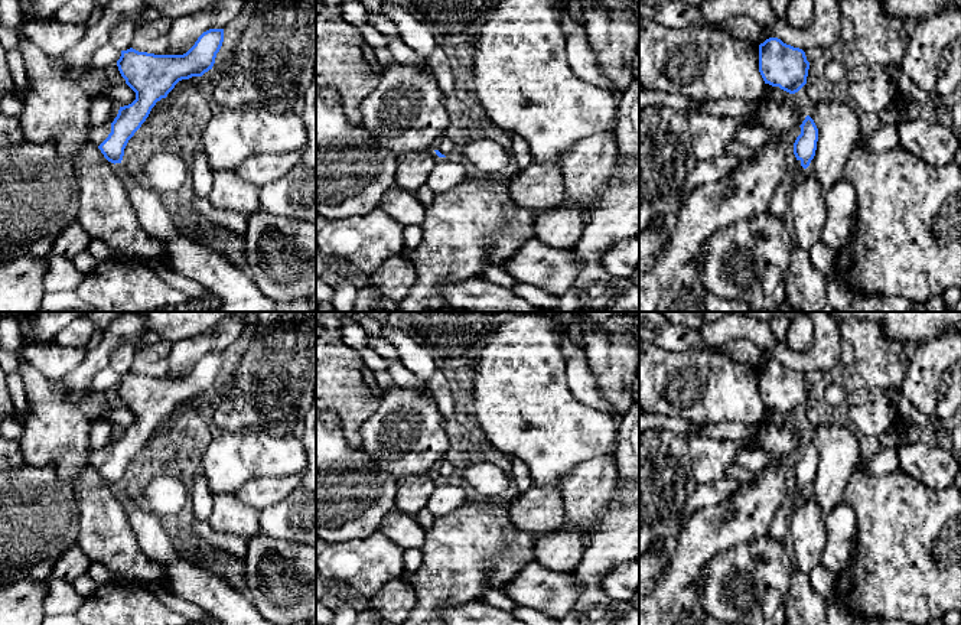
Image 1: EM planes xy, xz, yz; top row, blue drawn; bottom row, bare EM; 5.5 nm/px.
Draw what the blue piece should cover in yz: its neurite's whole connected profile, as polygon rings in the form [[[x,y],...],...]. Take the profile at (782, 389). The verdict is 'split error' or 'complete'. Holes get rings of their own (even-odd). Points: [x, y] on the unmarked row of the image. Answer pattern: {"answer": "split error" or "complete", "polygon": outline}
{"answer": "complete", "polygon": [[[778,361],[759,368],[759,395],[765,407],[795,417],[807,407],[808,393],[809,385],[802,372]]]}

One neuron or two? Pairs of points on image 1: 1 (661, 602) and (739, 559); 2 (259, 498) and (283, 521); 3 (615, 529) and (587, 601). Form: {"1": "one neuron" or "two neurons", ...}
{"1": "two neurons", "2": "two neurons", "3": "one neuron"}

